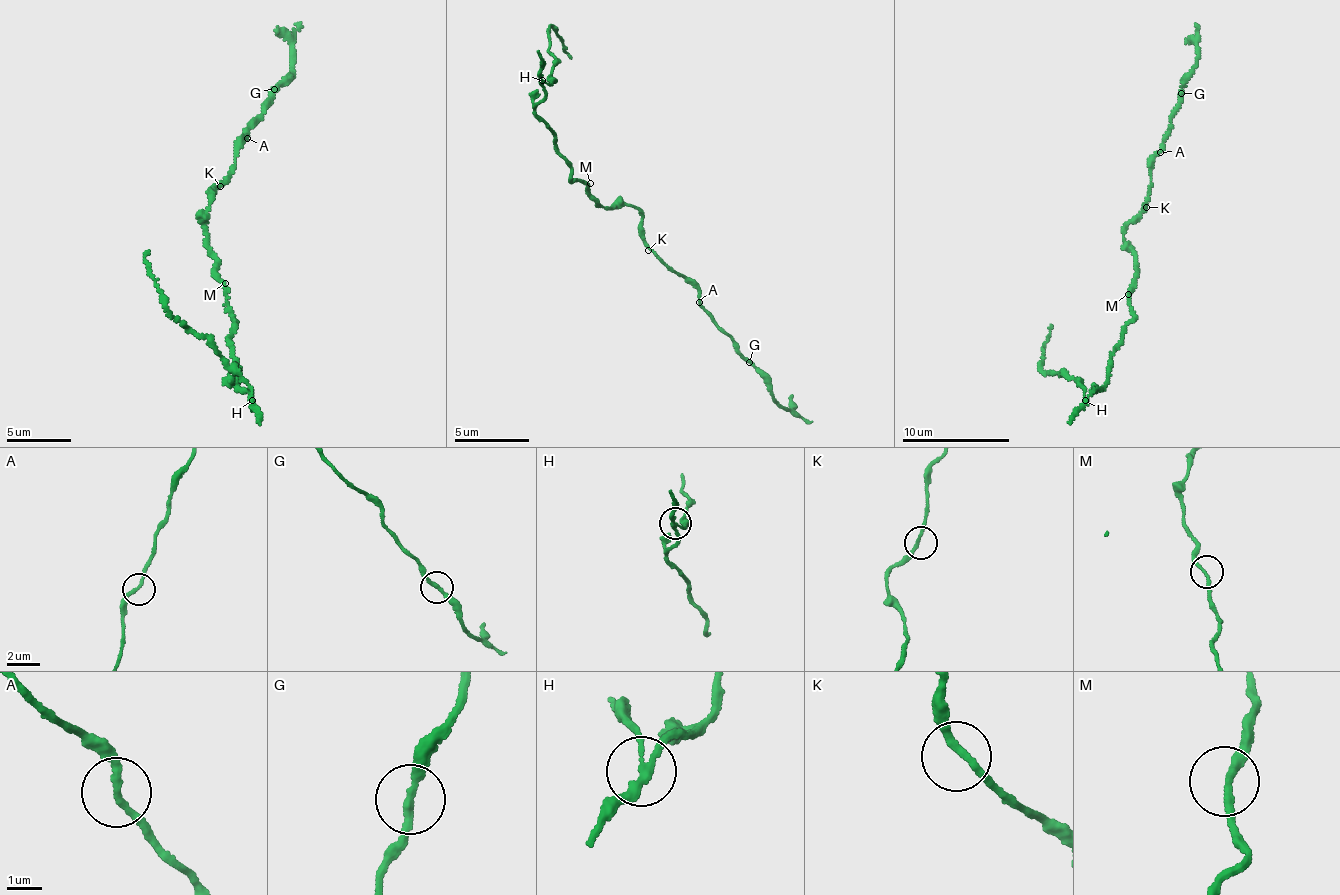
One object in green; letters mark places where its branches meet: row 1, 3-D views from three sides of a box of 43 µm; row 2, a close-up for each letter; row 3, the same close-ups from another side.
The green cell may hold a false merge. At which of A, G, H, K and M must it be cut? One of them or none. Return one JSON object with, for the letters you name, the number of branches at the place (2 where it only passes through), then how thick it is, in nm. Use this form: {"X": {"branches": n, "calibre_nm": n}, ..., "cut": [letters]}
{"H": {"branches": 3, "calibre_nm": 180}, "cut": ["H"]}

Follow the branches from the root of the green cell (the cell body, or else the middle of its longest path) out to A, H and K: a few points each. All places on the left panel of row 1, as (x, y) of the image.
A: (222, 283), (217, 273), (216, 254), (207, 245), (210, 198), (235, 165), (235, 145), (247, 138)
H: (222, 283), (226, 290), (228, 311), (234, 323), (231, 341), (236, 364), (236, 385), (248, 392), (252, 399)
K: (222, 283), (217, 273), (216, 254), (207, 245), (210, 198), (220, 186)

